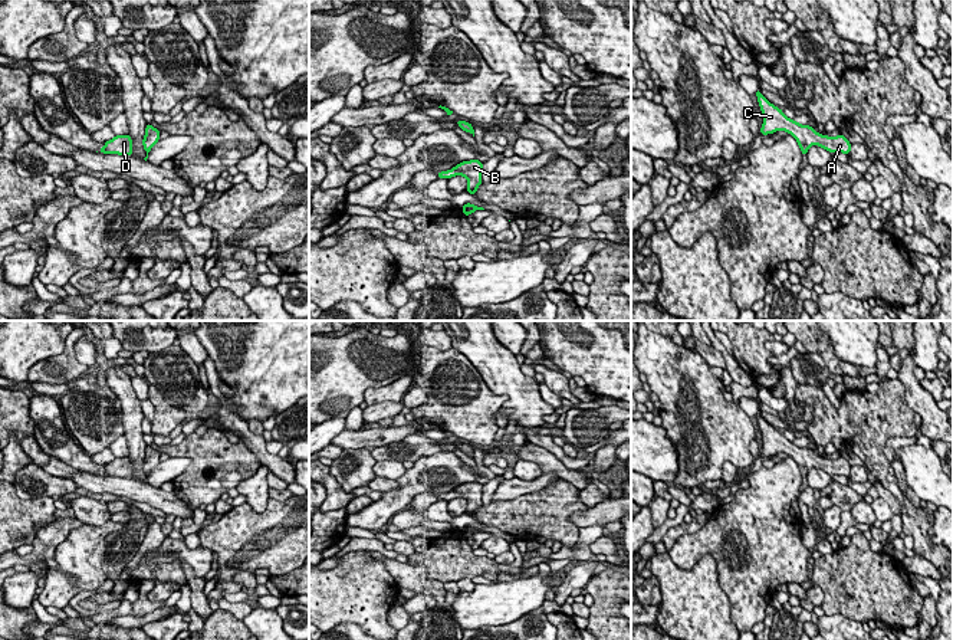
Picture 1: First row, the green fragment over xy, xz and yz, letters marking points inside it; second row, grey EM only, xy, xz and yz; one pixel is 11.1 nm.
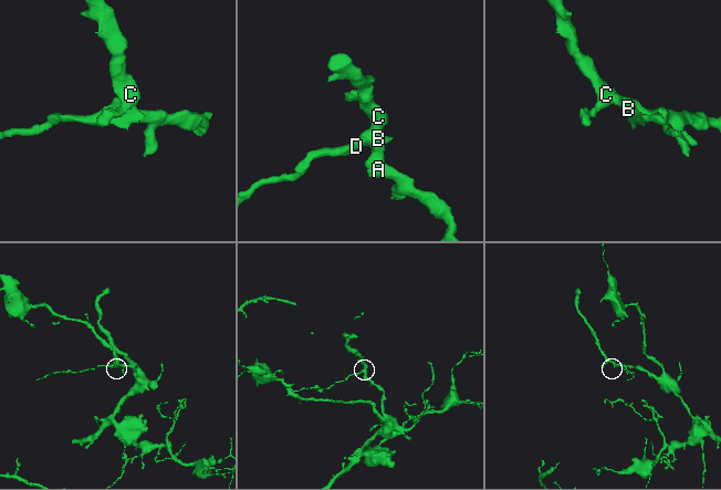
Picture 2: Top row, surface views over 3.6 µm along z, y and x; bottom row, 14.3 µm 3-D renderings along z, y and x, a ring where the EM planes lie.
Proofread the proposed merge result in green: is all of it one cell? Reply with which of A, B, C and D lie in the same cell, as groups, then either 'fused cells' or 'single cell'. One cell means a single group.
A B C D; single cell

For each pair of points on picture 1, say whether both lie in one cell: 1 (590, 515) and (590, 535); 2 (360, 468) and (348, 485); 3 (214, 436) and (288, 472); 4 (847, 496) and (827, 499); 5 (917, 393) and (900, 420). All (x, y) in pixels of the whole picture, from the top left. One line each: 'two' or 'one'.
1: two
2: one
3: two
4: one
5: two

